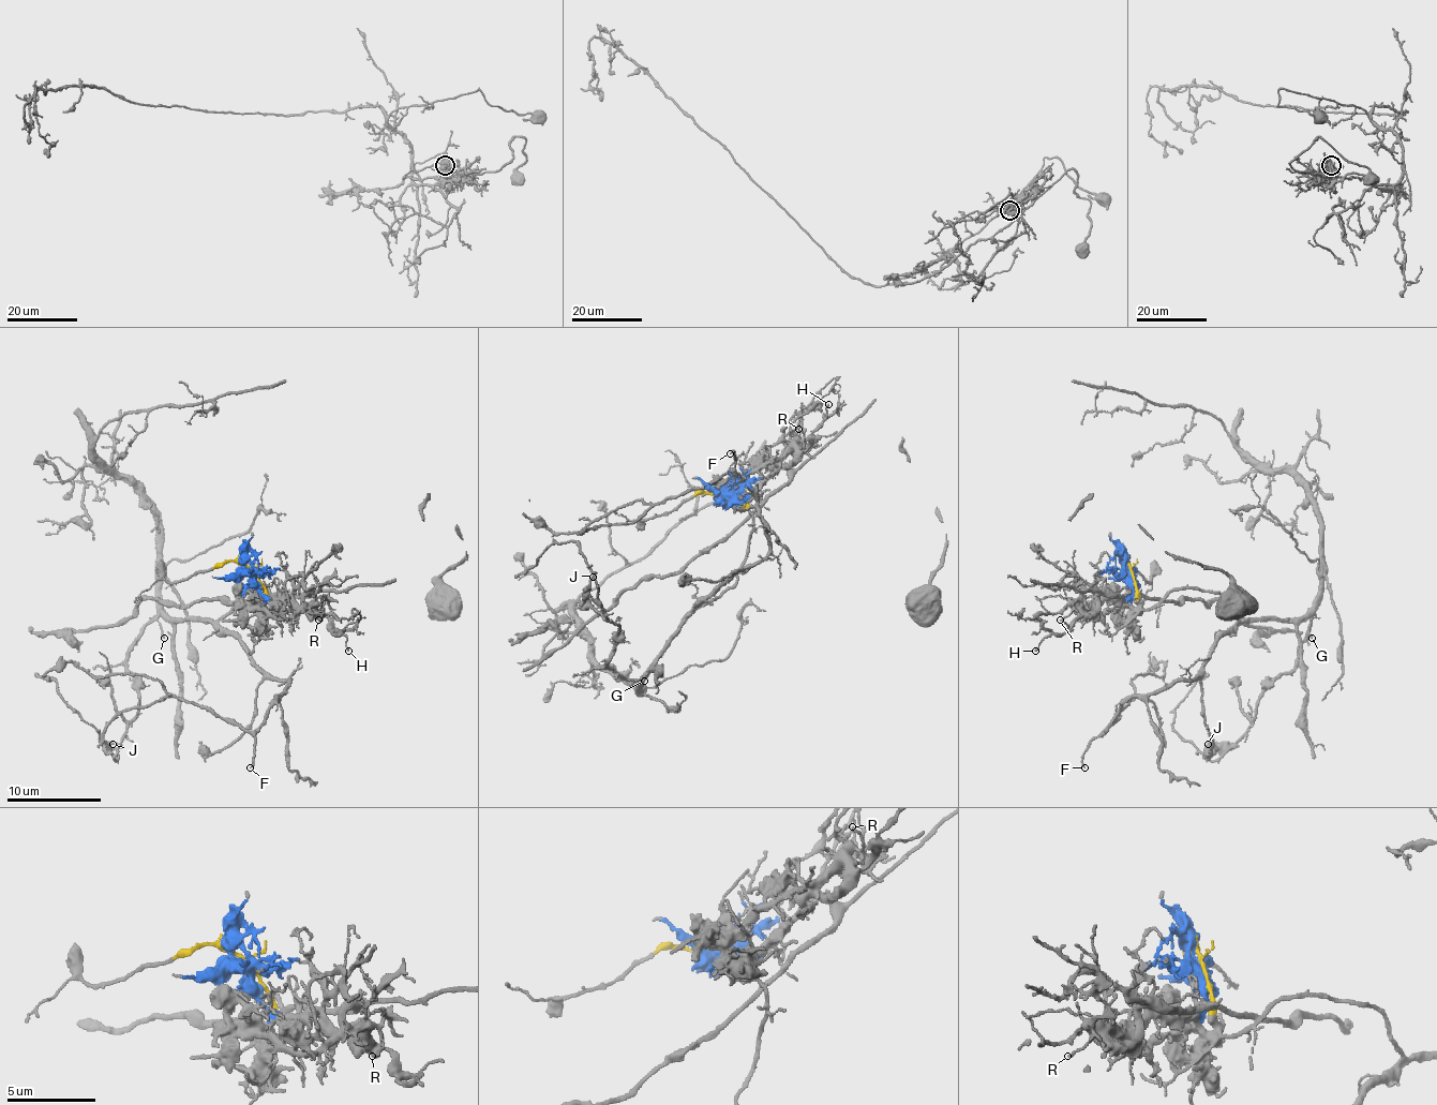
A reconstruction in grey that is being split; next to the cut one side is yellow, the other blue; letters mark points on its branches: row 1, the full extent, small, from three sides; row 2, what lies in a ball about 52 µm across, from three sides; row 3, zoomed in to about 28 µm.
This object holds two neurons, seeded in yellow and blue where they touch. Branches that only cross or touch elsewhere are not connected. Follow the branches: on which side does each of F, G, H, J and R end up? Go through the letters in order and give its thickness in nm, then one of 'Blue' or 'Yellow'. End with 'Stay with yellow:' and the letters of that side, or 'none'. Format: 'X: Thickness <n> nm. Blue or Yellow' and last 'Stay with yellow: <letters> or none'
F: Thickness 150 nm. Yellow
G: Thickness 110 nm. Yellow
H: Thickness 110 nm. Blue
J: Thickness 160 nm. Yellow
R: Thickness 120 nm. Blue
Stay with yellow: F, G, J

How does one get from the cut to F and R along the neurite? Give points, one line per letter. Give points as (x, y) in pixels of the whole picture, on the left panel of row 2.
F: (247, 568), (273, 609), (266, 587), (240, 599), (219, 621), (266, 672), (289, 682), (254, 734), (249, 766)
R: (247, 568), (258, 590), (268, 597), (292, 597), (301, 607), (323, 611), (317, 621)

